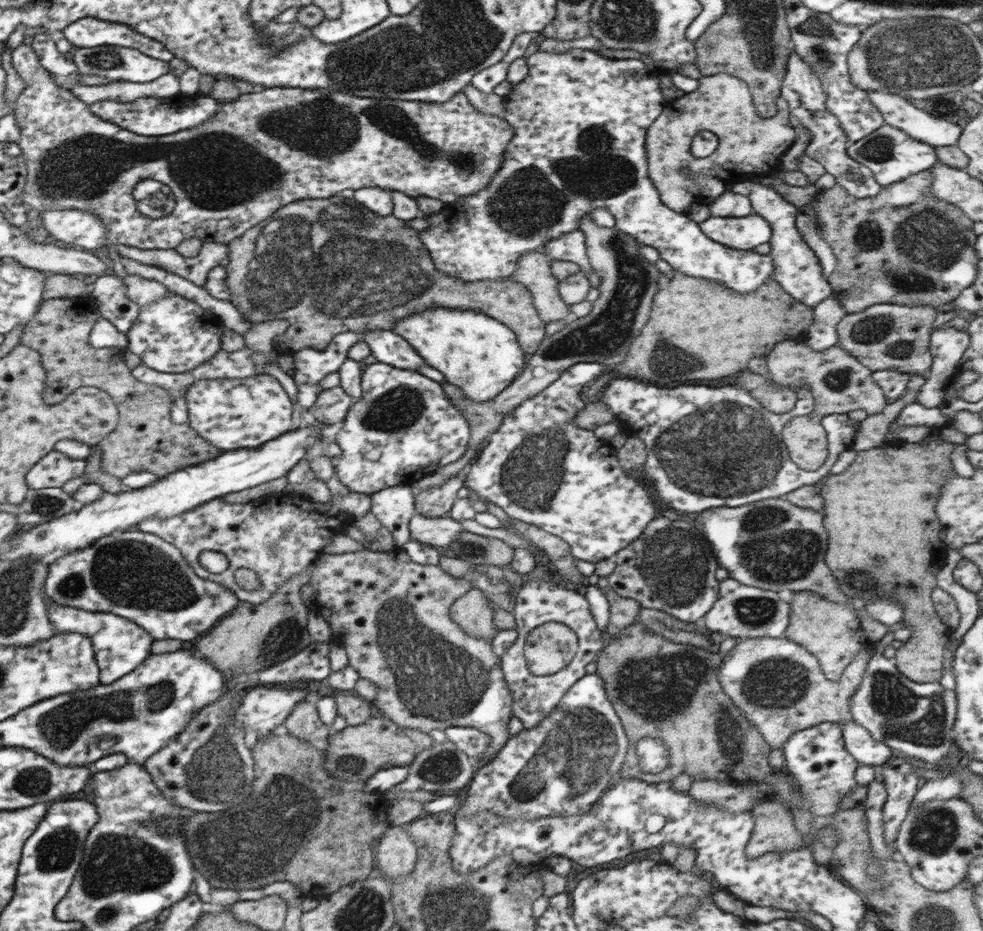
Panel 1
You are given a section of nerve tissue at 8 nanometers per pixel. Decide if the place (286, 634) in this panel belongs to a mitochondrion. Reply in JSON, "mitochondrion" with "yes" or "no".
{"mitochondrion":"yes"}

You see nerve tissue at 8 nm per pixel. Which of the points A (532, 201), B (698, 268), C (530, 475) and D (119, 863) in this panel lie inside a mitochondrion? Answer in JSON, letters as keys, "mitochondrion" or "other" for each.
{"A":"mitochondrion","B":"other","C":"mitochondrion","D":"mitochondrion"}

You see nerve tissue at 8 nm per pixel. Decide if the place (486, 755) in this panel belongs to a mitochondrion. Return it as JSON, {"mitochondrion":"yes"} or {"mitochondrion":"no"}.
{"mitochondrion":"no"}

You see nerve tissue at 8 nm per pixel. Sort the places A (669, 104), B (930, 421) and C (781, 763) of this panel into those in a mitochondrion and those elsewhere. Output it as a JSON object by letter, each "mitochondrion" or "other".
{"A":"other","B":"other","C":"other"}

